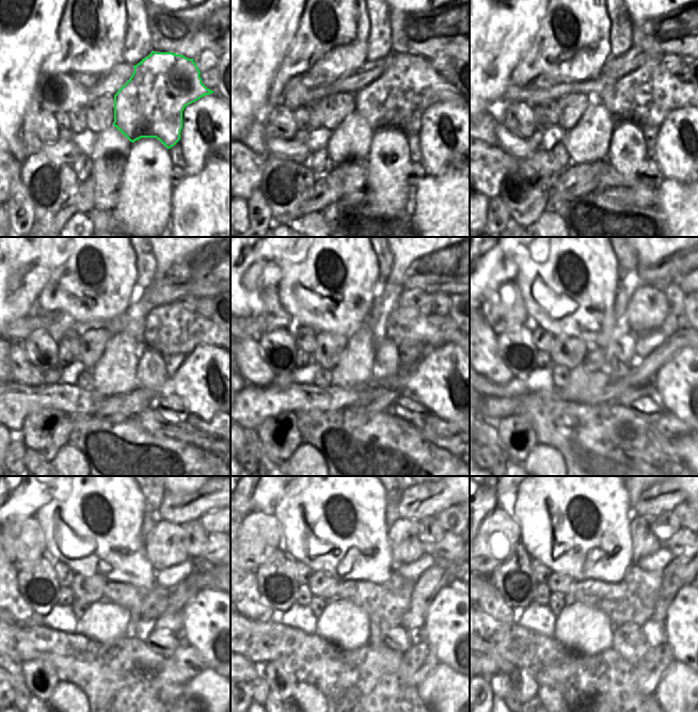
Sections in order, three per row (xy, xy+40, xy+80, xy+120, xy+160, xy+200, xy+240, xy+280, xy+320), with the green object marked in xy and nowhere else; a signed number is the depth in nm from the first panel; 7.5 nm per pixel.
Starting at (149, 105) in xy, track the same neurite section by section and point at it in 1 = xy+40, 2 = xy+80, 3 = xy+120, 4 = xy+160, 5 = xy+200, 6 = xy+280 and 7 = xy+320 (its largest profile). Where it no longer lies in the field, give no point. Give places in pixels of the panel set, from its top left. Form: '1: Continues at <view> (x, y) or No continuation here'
1: Continues at xy+40 (410, 84)
2: Continues at xy+80 (645, 96)
3: Continues at xy+120 (171, 329)
4: Continues at xy+160 (408, 327)
5: Continues at xy+200 (679, 334)
6: Continues at xy+280 (411, 556)
7: Continues at xy+320 (636, 558)

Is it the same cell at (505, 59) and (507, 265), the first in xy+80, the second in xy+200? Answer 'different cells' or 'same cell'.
same cell

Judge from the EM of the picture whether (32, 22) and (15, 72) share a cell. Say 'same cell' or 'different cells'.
same cell

